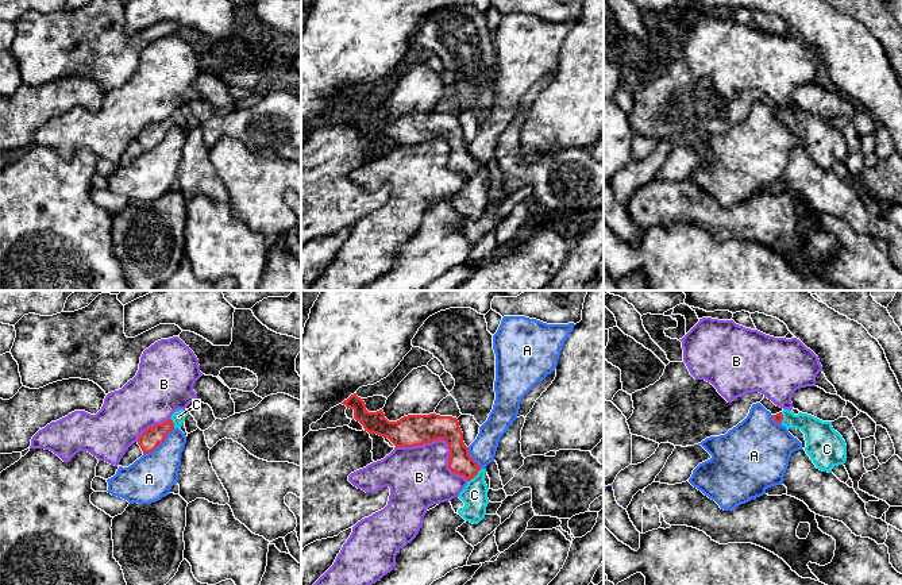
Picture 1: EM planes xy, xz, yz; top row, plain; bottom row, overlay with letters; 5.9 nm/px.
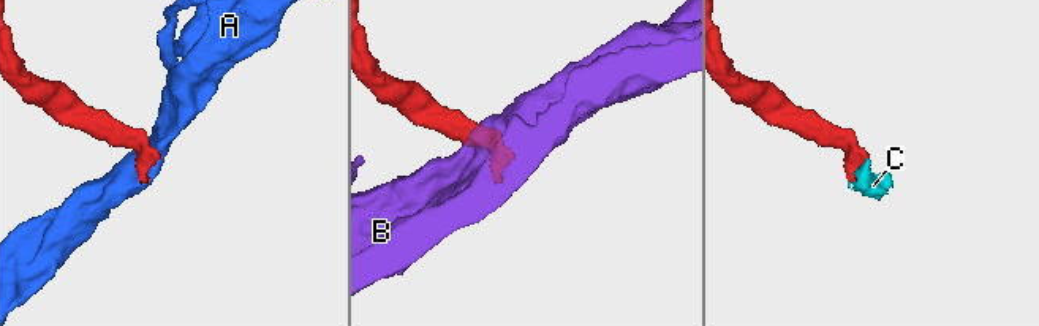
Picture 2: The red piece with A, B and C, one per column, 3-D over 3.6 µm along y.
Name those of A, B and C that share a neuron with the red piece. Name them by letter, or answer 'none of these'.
C

